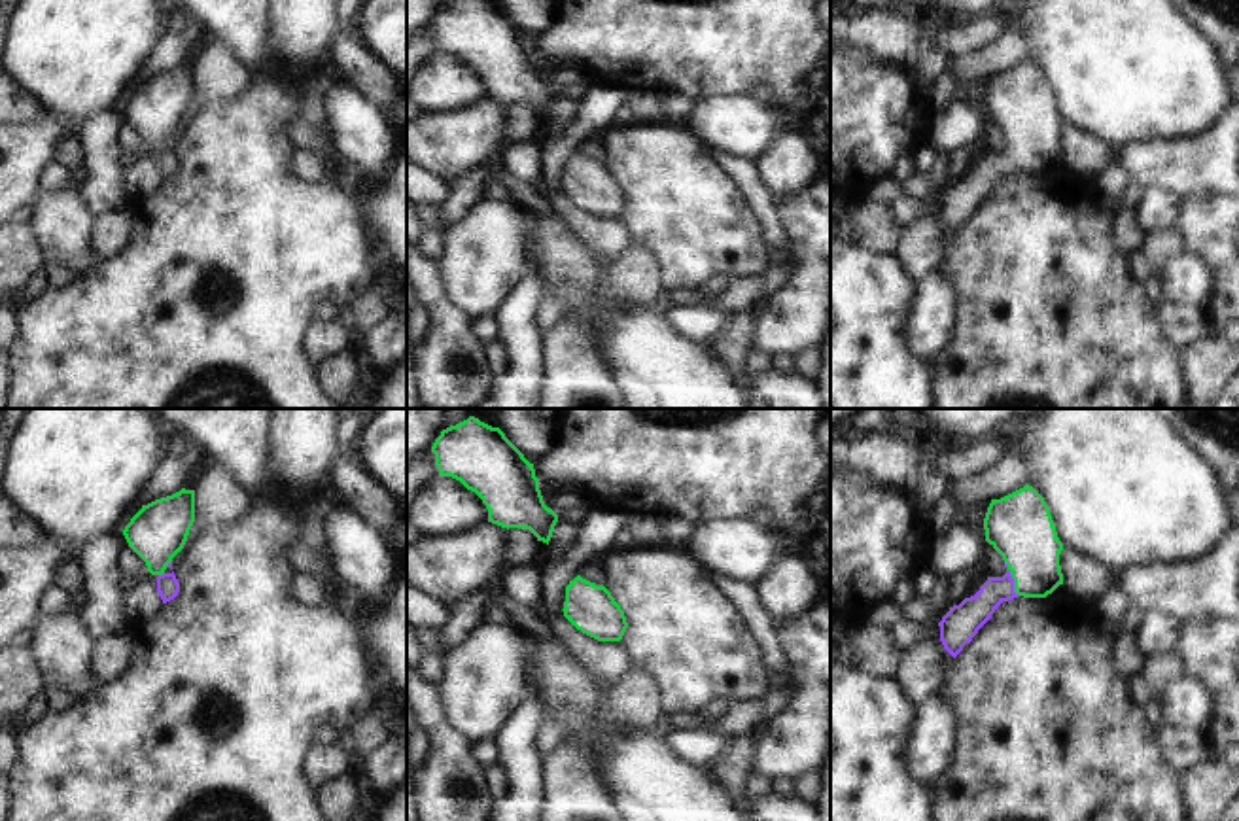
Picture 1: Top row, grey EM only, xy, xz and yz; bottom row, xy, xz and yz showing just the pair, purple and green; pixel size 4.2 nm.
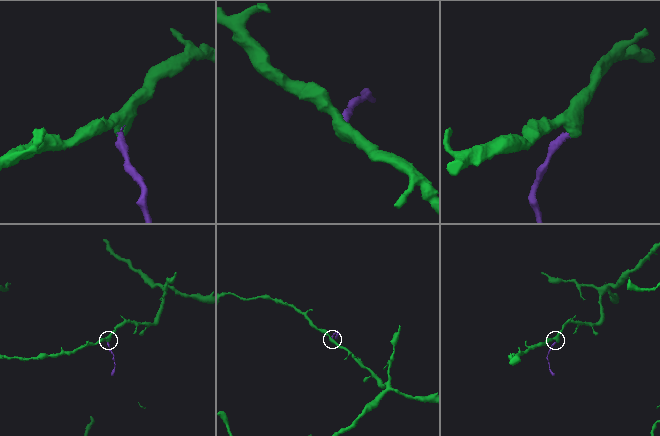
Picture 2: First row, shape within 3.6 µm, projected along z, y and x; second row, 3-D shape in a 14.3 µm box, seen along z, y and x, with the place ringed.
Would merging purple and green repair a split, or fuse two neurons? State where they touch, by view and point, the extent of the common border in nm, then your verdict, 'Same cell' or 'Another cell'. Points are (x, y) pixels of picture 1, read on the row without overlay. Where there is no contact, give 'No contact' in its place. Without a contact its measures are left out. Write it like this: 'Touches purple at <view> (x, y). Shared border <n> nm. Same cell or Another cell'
Touches purple at yz (1012, 156). Shared border 160 nm. Same cell

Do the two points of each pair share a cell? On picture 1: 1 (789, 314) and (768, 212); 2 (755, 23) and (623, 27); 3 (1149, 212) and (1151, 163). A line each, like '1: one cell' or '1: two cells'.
1: two cells
2: one cell
3: two cells

